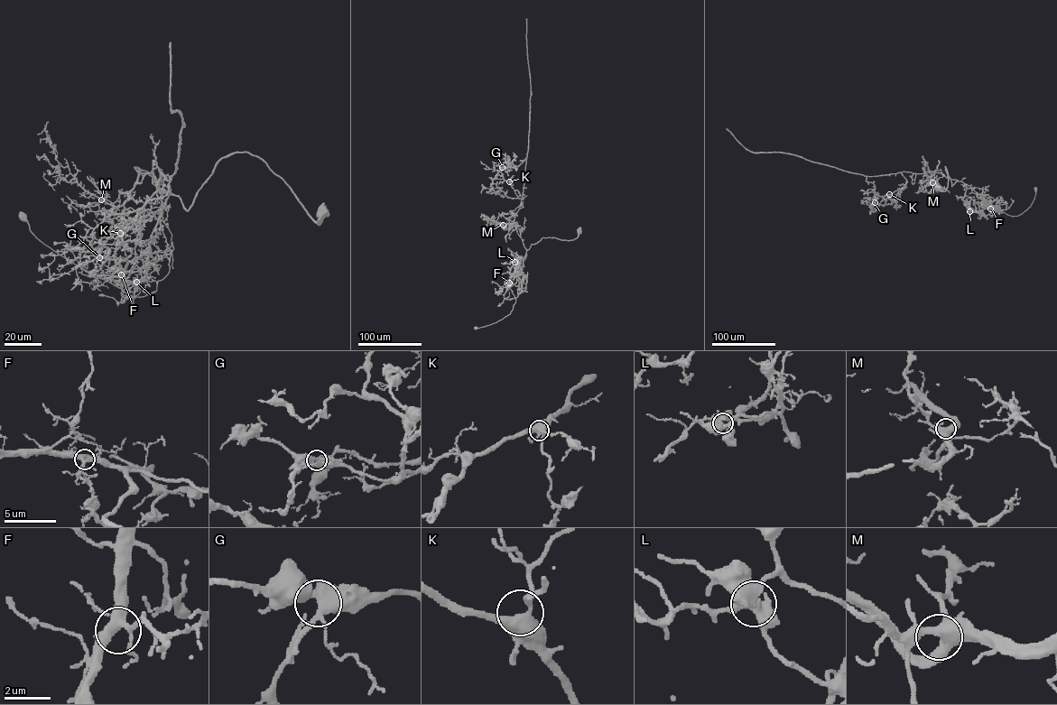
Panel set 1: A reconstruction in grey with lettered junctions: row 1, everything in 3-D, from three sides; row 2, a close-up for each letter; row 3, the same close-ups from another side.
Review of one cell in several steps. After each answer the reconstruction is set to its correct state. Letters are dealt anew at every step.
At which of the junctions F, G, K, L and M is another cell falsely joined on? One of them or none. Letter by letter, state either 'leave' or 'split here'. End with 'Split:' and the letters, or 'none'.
F: leave
G: leave
K: leave
L: split here
M: leave
Split: L

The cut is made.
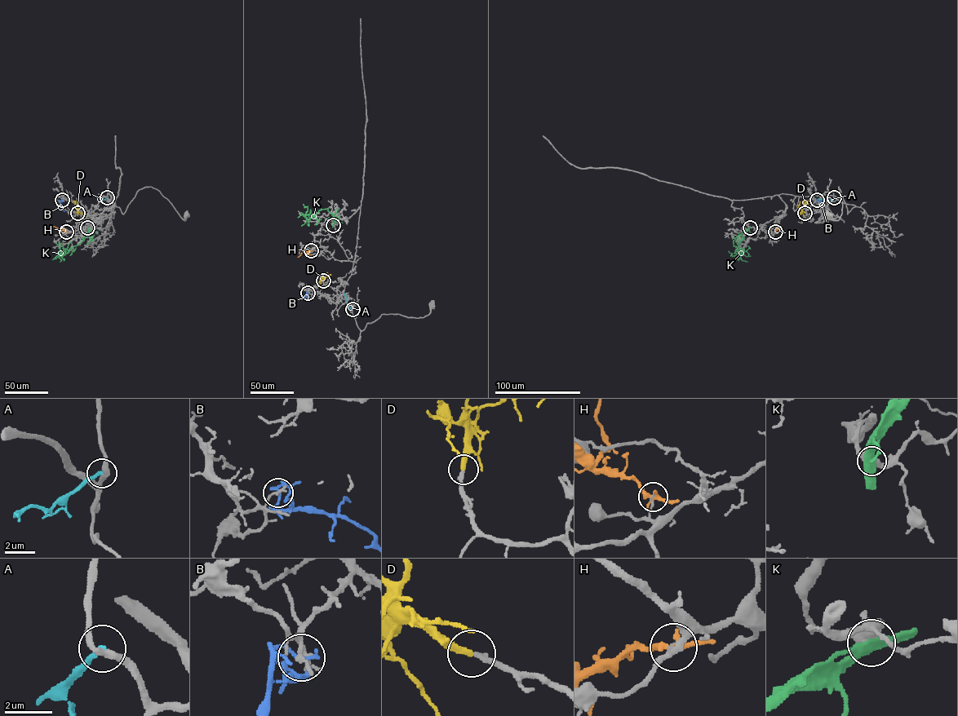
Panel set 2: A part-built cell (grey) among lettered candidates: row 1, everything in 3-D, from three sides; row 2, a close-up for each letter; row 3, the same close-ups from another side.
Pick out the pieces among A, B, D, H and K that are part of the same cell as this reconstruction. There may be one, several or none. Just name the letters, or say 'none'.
D

